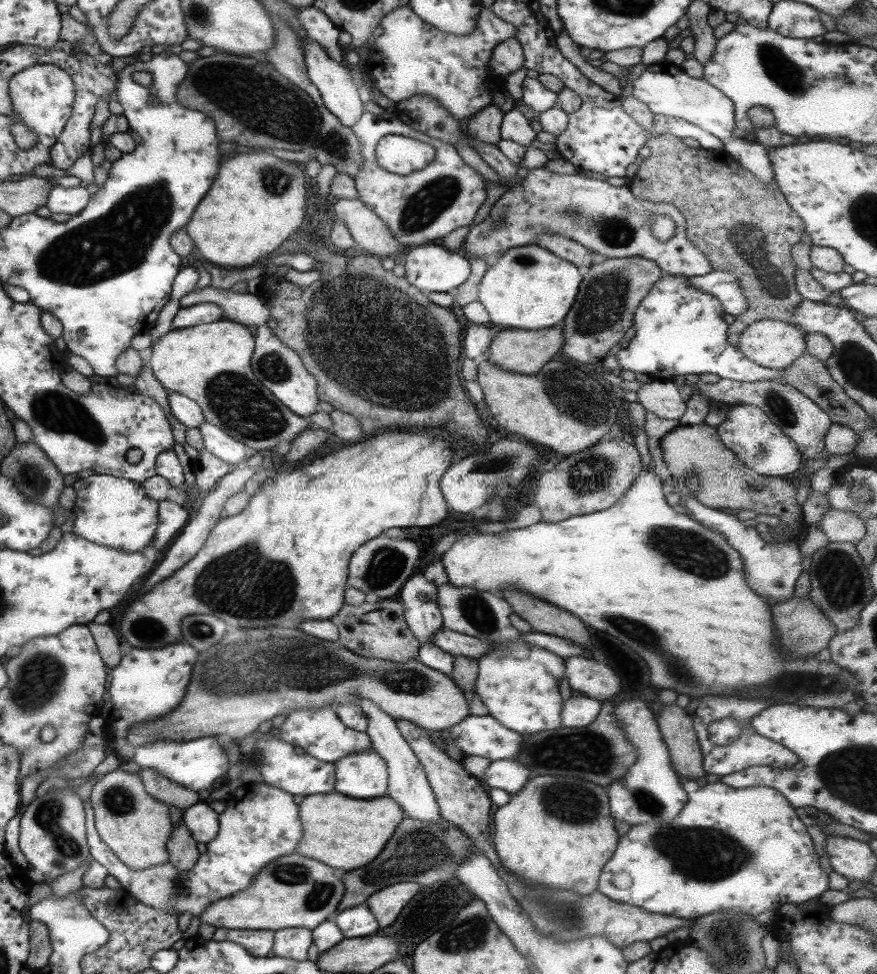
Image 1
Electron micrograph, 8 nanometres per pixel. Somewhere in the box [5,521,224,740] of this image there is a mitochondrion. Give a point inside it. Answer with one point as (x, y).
(38, 680)

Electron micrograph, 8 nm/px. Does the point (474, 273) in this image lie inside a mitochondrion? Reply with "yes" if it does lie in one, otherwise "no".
no

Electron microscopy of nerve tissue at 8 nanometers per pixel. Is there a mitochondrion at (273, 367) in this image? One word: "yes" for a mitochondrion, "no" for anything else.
yes

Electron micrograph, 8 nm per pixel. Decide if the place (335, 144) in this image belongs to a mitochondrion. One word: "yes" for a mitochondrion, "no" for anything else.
yes

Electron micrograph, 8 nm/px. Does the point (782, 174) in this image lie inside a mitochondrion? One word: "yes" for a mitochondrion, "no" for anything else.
no

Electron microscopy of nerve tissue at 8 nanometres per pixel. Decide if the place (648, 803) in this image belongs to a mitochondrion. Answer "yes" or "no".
yes

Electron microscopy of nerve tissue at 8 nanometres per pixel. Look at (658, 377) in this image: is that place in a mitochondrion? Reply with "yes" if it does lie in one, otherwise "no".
no

